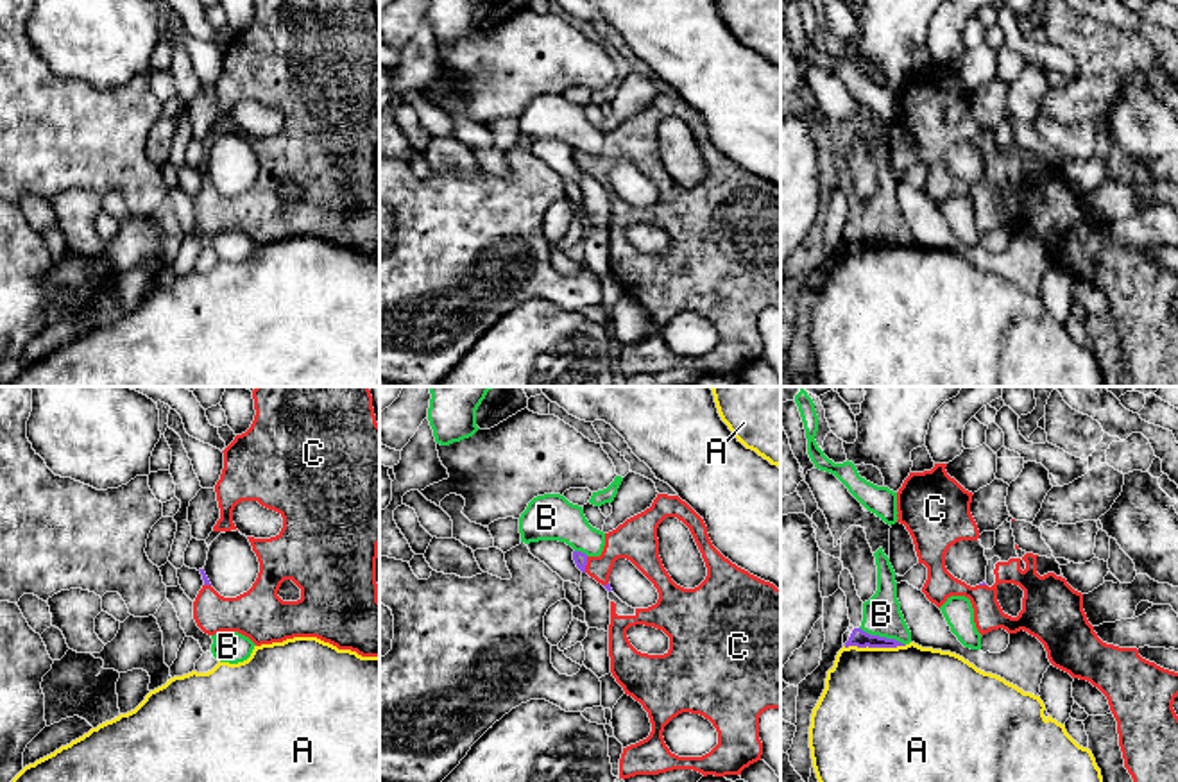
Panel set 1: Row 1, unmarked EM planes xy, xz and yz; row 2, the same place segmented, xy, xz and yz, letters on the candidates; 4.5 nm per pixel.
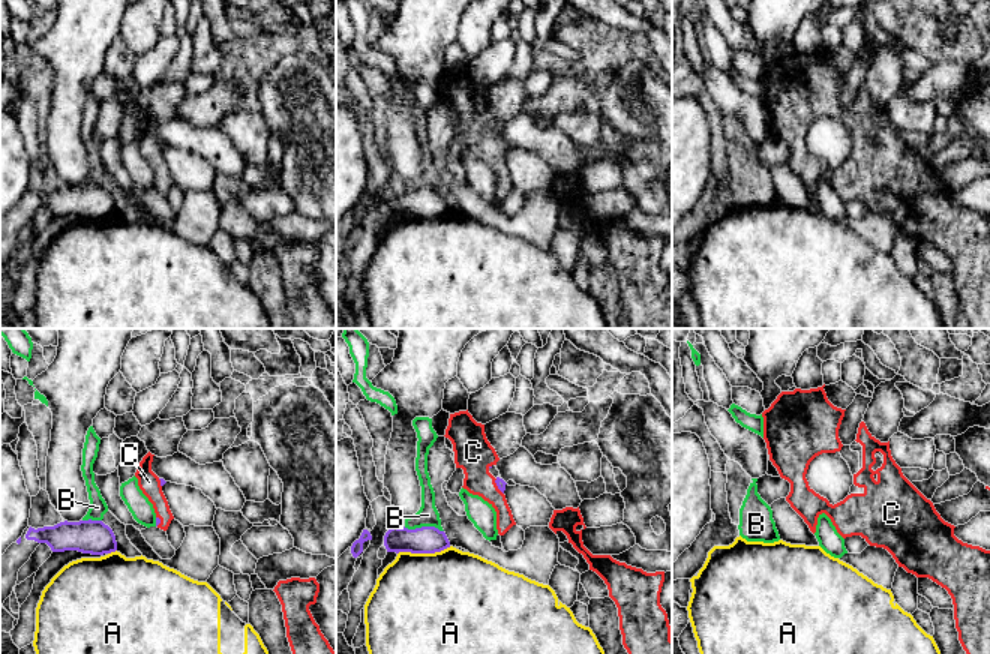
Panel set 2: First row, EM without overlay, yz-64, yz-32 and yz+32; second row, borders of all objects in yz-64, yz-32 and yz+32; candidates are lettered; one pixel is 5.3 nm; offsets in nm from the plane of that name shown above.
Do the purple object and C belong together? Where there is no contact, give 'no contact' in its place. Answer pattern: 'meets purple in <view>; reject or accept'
meets purple in xz; accept

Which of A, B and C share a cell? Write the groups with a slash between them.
A / B / C

